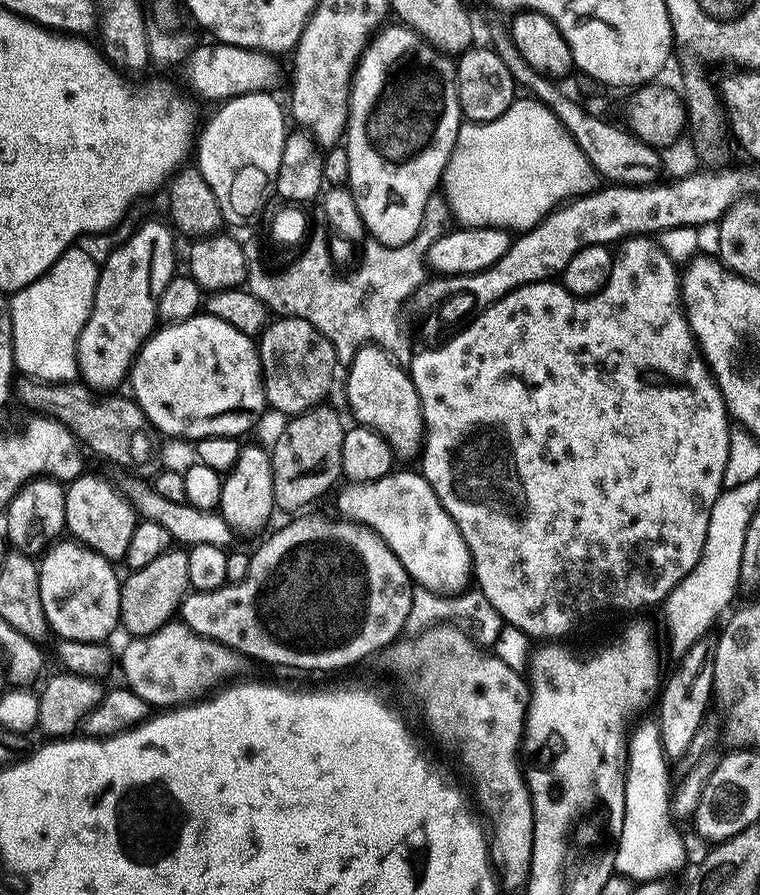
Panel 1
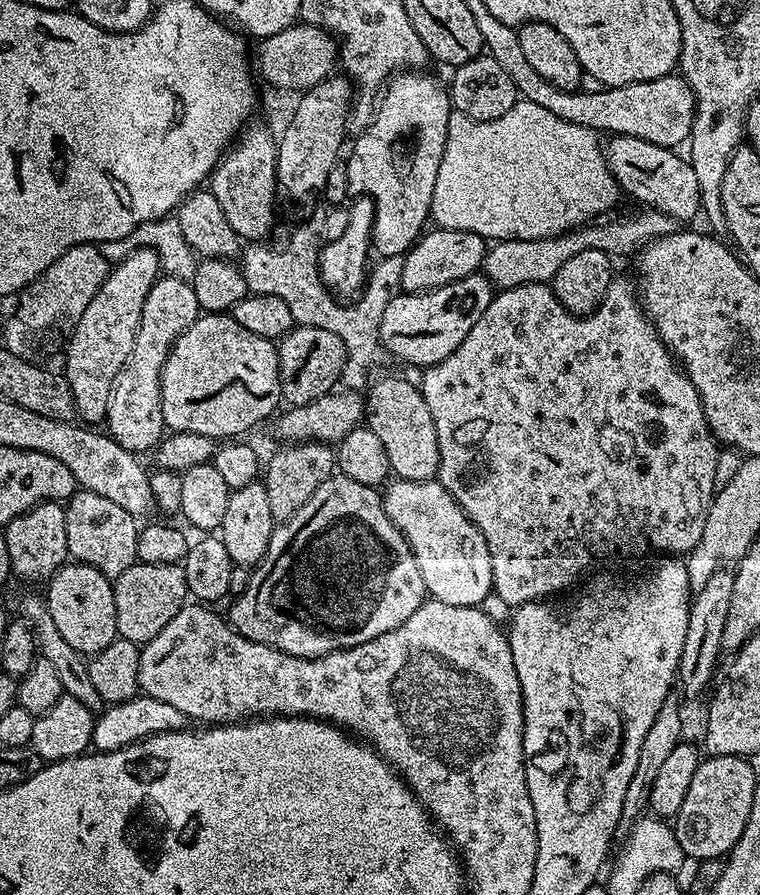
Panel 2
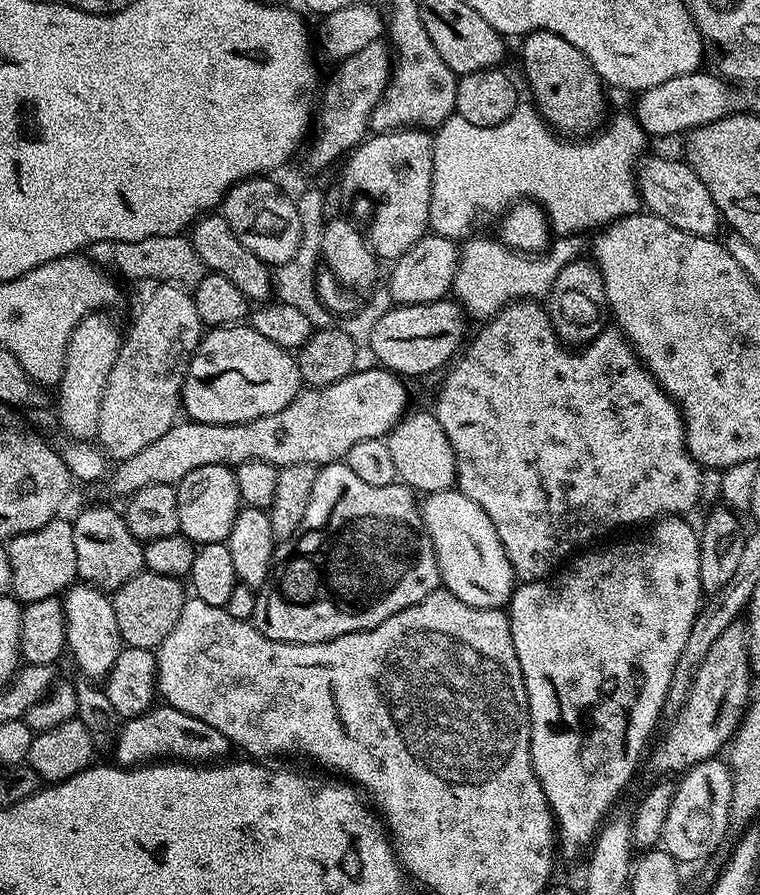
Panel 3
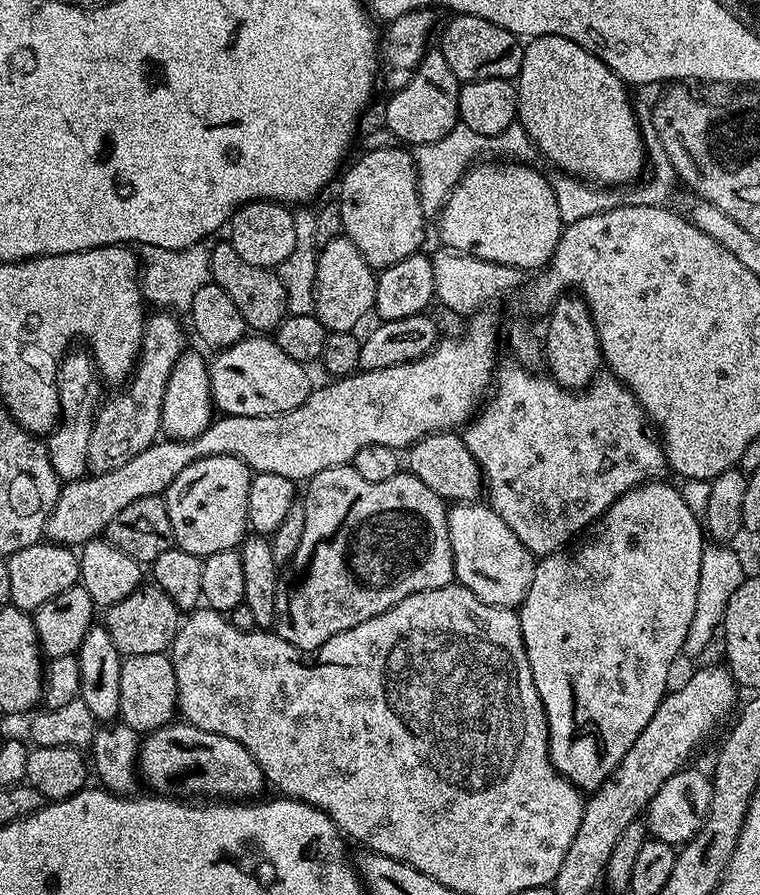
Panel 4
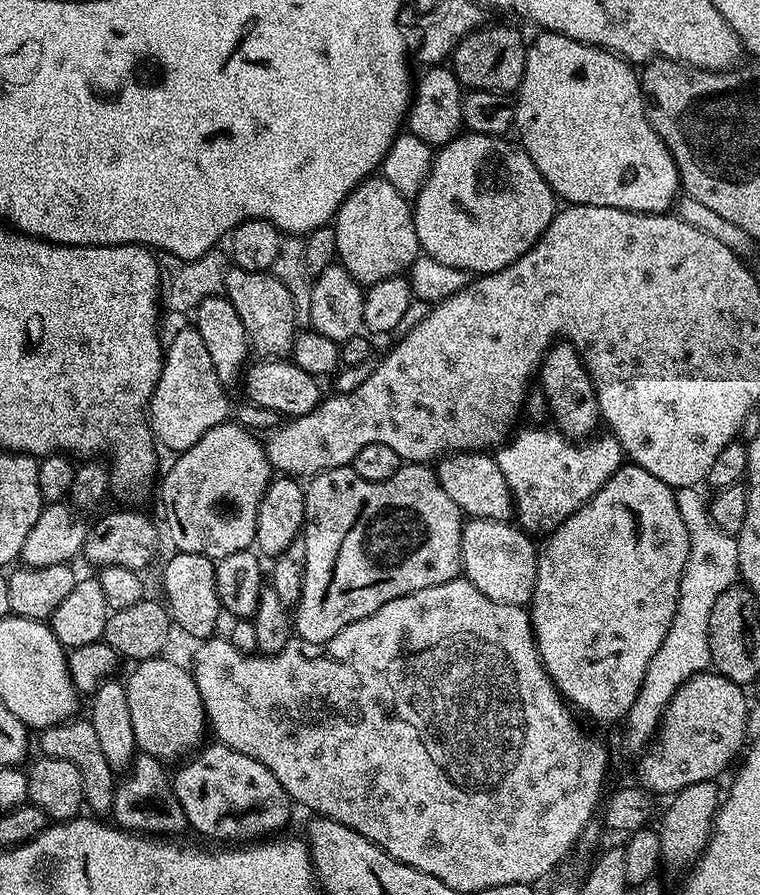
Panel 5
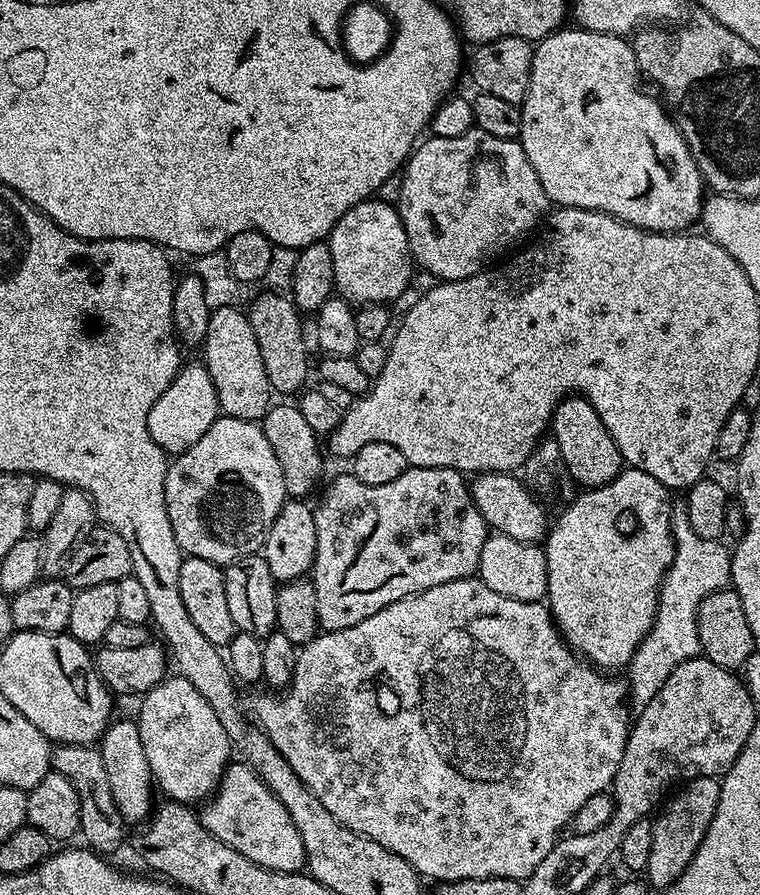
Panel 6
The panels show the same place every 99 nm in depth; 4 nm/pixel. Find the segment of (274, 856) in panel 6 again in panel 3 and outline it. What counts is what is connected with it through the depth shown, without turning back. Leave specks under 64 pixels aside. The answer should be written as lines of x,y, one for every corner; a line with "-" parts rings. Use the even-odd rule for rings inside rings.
166,703
149,708
141,716
127,717
116,733
114,743
115,763
122,768
134,768
153,762
191,762
209,765
223,761
230,751
226,734
214,730
214,726
206,726
206,722
200,721
199,718
182,714
182,710
171,708

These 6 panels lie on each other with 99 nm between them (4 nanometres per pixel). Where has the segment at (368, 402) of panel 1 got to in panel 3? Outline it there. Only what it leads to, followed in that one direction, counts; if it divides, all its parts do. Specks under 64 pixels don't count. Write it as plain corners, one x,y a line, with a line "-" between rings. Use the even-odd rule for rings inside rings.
409,411
403,420
398,421
388,433
390,455
394,458
394,470
399,483
406,485
417,494
446,492
456,482
456,459
450,446
450,438
446,438
446,430
438,422
435,411

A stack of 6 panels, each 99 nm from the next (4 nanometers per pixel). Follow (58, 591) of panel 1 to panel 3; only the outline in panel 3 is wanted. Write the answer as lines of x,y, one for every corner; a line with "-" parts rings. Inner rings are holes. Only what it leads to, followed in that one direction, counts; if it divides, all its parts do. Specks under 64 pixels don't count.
77,582
63,593
64,617
66,618
67,655
80,667
81,677
100,682
114,666
122,647
118,634
118,621
114,618
111,599
91,584

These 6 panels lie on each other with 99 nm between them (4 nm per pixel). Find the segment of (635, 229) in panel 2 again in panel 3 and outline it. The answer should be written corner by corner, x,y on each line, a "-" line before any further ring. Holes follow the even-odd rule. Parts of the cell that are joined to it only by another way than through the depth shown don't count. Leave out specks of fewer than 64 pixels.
580,234
555,237
543,252
531,254
516,252
493,237
472,239
467,239
461,247
452,294
463,311
479,322
495,316
513,300
540,300
547,297
562,267
579,259
586,250
585,237

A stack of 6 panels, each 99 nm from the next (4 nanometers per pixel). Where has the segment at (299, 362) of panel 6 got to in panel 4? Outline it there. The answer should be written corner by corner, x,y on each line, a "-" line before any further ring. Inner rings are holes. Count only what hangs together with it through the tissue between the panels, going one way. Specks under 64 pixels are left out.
228,240
218,243
215,247
212,246
210,254
211,281
222,286
226,294
234,299
245,325
258,334
275,331
288,314
286,290
282,286
279,273
271,268
253,266
250,262
243,261

